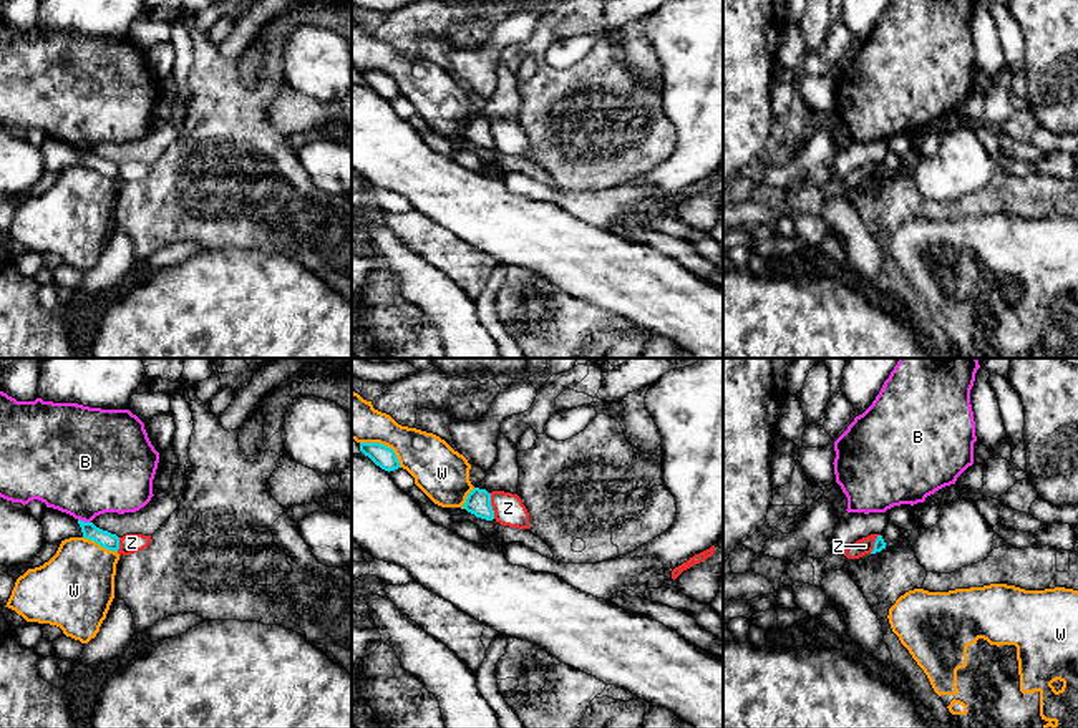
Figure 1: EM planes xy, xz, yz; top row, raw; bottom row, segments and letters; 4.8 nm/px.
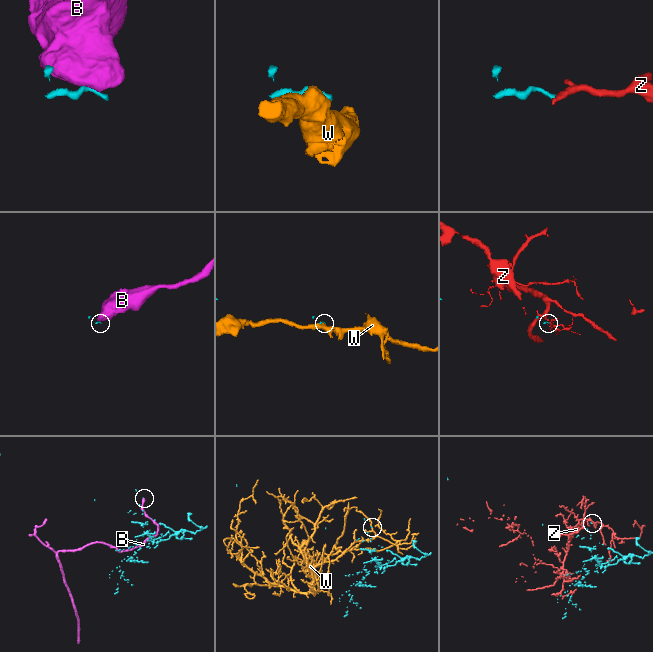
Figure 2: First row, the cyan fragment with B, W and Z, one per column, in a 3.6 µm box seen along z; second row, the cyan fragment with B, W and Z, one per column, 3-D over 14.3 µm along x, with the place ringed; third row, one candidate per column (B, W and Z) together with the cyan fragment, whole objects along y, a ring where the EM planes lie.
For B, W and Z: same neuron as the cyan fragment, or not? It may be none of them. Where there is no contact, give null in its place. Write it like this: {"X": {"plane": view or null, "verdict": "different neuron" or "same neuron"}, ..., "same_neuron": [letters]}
{"B": {"plane": "xy", "verdict": "different neuron"}, "W": {"plane": "xz", "verdict": "different neuron"}, "Z": {"plane": "xz", "verdict": "different neuron"}, "same_neuron": []}

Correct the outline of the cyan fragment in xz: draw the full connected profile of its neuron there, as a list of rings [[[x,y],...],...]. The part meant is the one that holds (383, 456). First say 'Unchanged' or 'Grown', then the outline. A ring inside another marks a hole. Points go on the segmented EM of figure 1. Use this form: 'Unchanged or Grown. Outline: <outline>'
Unchanged. Outline: [[[360,443],[360,451],[388,473],[401,468],[395,451],[385,444]]]

